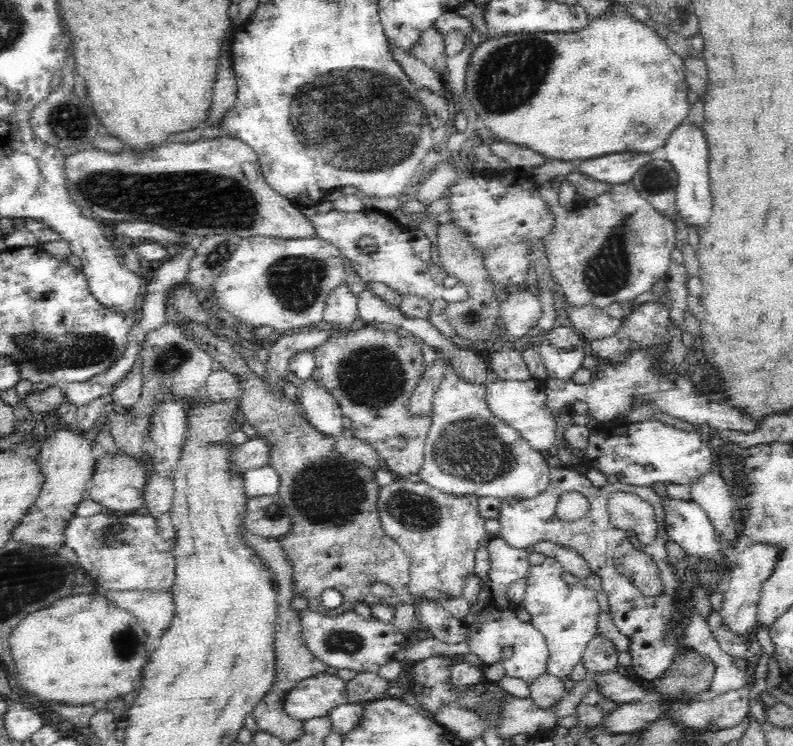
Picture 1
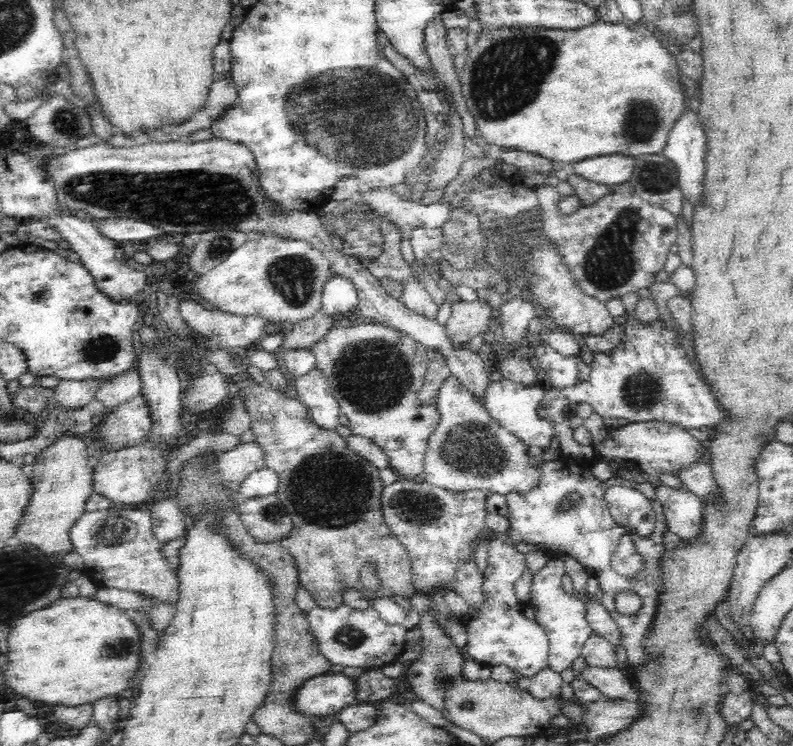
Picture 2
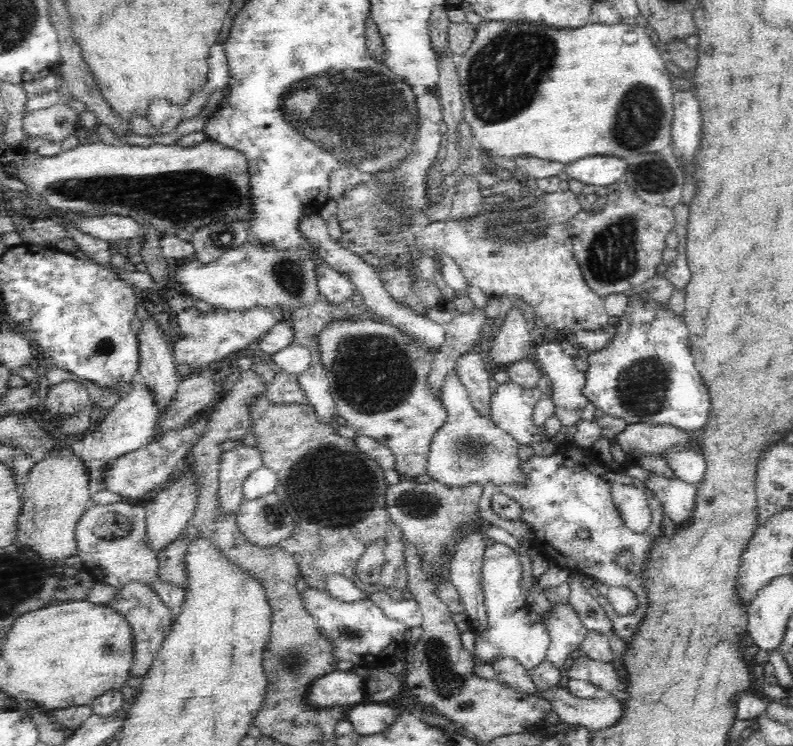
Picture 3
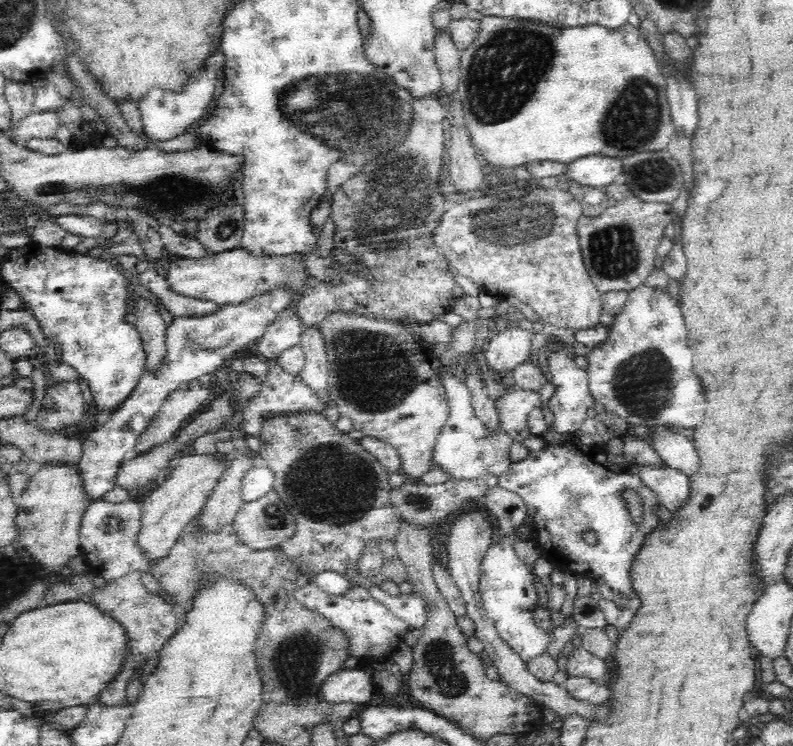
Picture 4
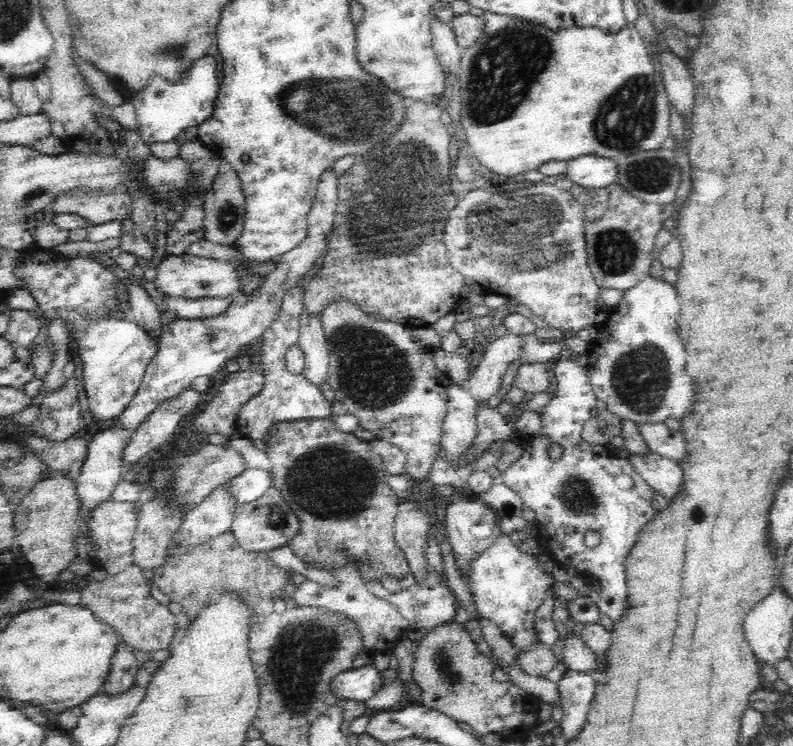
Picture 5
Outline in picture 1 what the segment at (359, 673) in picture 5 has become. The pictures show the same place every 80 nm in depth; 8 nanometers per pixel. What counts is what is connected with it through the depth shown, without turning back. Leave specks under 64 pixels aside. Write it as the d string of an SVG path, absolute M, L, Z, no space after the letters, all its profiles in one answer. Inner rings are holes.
M322 673L300 680L296 685L284 705L296 719L320 718L338 706L349 704L346 681L338 675Z

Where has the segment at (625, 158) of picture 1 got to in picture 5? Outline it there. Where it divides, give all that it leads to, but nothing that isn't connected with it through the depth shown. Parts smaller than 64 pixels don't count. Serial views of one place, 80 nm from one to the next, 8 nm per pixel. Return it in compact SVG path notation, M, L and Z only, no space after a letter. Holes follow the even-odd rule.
M588 154L568 161L565 176L584 188L607 188L616 182L619 172L613 158Z

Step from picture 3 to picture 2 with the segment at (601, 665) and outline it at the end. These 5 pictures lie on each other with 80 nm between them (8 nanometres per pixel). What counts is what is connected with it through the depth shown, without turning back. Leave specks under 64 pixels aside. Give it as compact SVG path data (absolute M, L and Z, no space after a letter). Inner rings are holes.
M586 663L580 670L578 678L589 682L606 698L616 698L618 700L636 700L636 692L633 683L624 677L618 667L600 667Z

